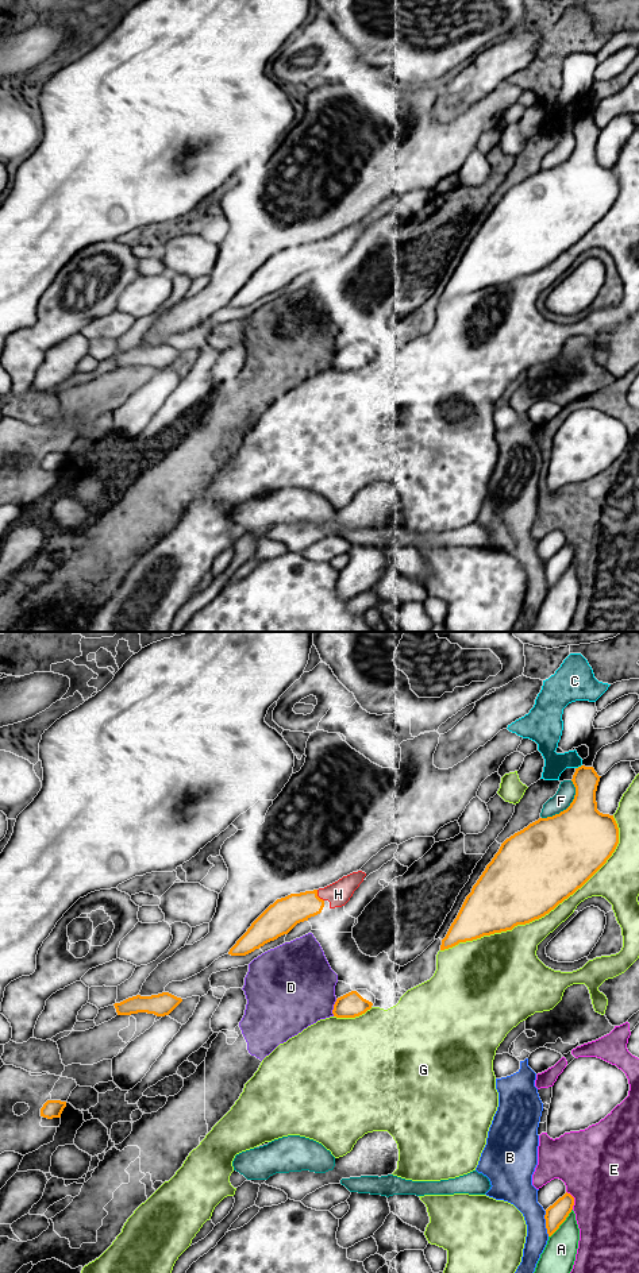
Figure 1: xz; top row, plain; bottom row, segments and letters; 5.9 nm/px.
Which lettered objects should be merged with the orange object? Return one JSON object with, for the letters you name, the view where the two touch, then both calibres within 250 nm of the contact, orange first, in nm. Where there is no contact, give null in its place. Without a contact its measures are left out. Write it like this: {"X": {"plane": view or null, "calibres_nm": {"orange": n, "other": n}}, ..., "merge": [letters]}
{"H": {"plane": "xz", "calibres_nm": {"orange": 190, "other": 150}}, "merge": ["H"]}

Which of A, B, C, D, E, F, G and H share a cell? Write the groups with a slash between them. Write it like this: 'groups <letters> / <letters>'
groups A / B / C D / E / F / G / H

